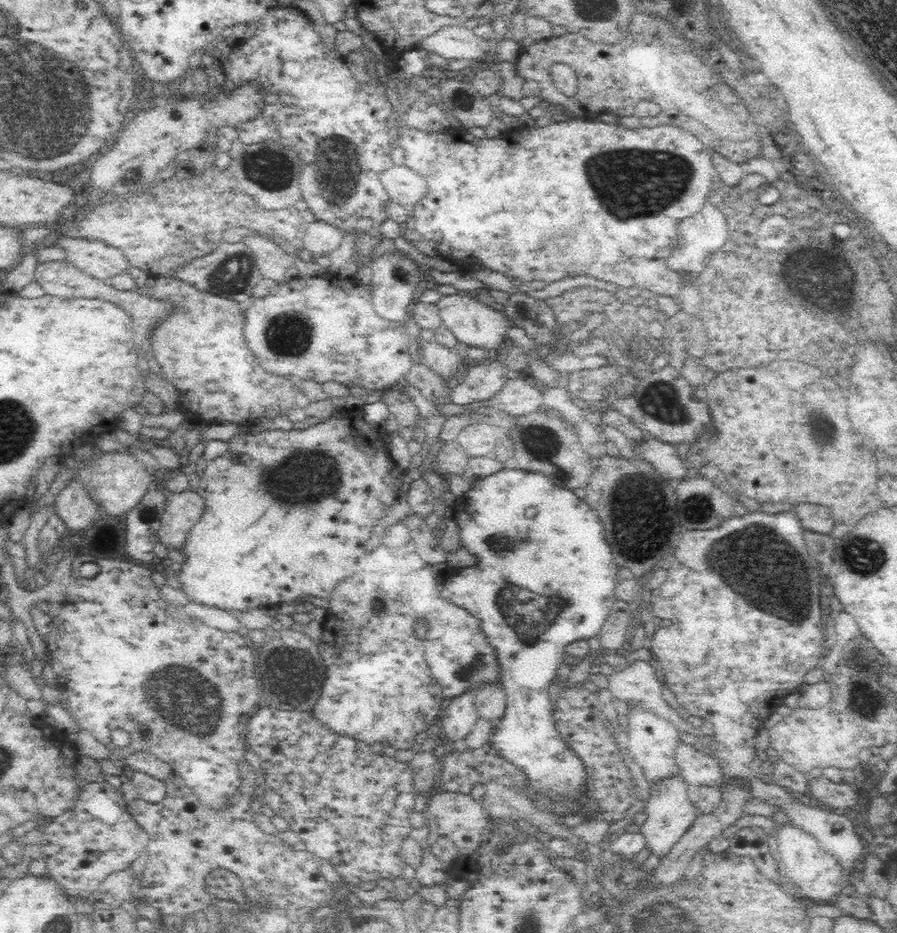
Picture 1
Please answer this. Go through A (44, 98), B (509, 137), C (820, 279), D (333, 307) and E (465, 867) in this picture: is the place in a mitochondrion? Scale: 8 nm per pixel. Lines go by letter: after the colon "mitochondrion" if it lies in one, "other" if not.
A: mitochondrion
B: other
C: mitochondrion
D: other
E: other

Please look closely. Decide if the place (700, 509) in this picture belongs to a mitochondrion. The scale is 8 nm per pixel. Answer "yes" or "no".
yes

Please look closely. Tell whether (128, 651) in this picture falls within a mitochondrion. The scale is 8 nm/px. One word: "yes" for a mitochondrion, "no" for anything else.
no

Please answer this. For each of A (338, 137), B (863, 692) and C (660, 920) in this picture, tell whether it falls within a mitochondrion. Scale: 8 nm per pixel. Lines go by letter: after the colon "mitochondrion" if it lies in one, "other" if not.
A: mitochondrion
B: mitochondrion
C: mitochondrion

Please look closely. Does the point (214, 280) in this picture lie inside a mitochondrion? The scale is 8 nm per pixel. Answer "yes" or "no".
yes

